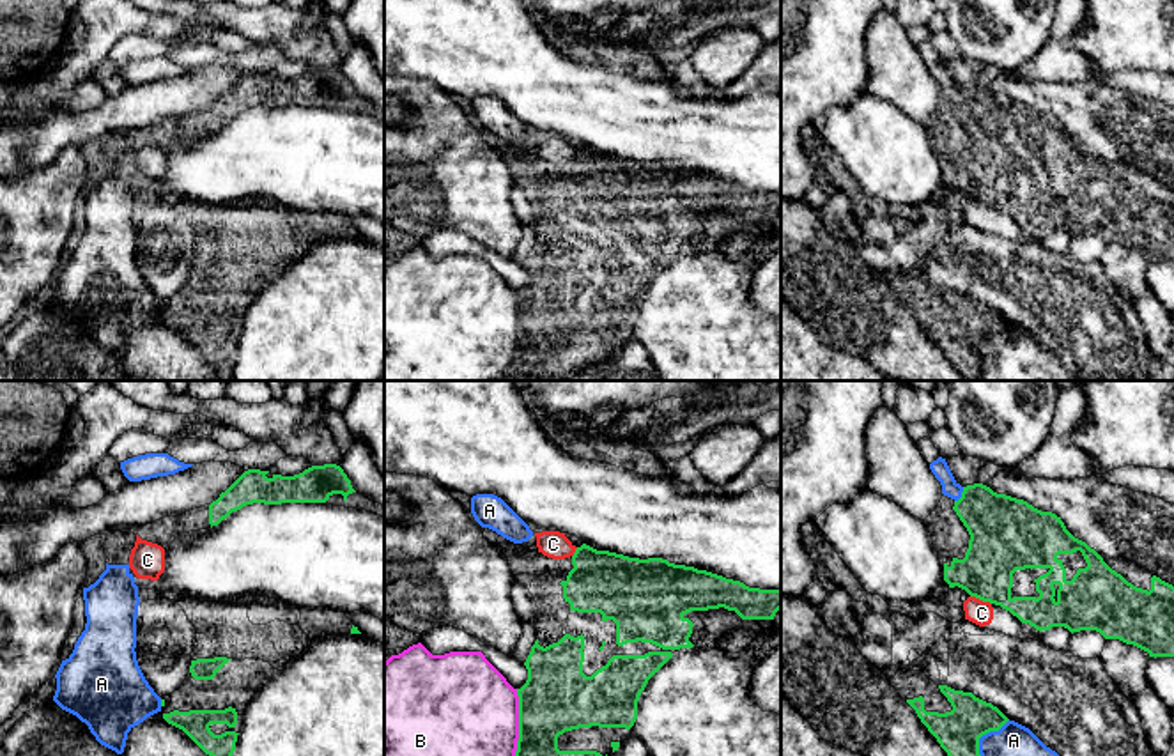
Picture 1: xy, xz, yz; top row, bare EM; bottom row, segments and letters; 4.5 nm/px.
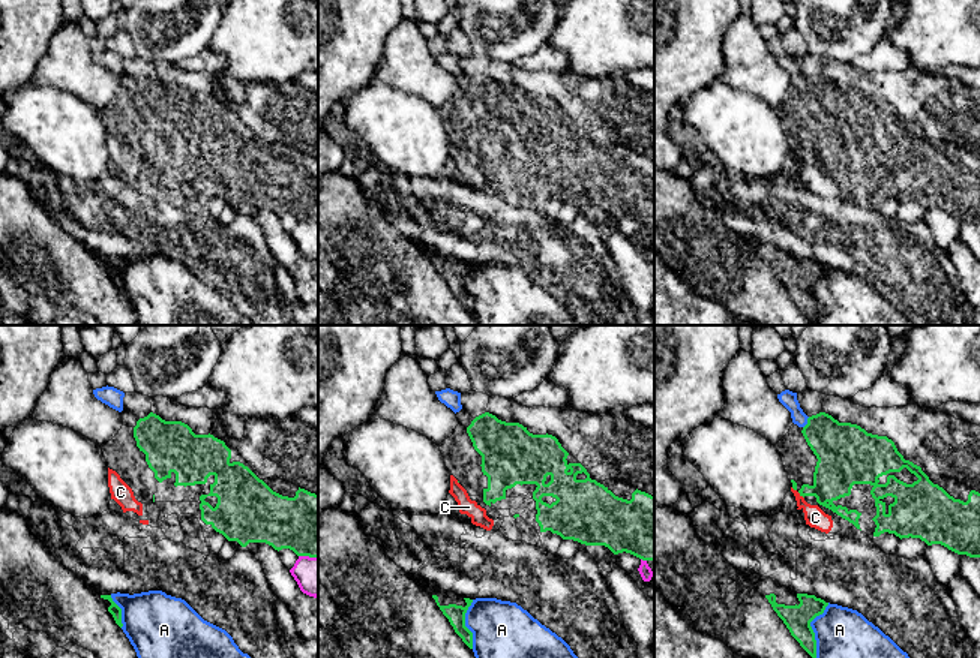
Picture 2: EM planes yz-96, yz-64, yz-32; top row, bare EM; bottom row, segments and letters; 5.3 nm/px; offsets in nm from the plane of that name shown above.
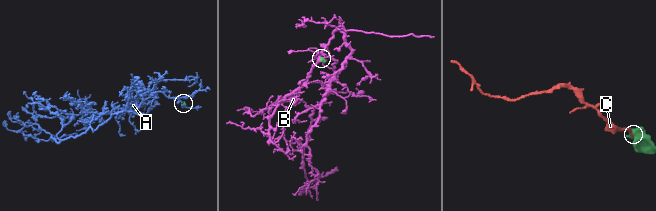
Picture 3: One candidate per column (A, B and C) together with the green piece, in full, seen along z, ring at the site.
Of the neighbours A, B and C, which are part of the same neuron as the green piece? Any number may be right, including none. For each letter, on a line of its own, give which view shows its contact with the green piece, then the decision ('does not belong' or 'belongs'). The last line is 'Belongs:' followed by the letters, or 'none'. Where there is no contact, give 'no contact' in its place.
A: yz | does not belong
B: xz | does not belong
C: yz | does not belong
Belongs: none

